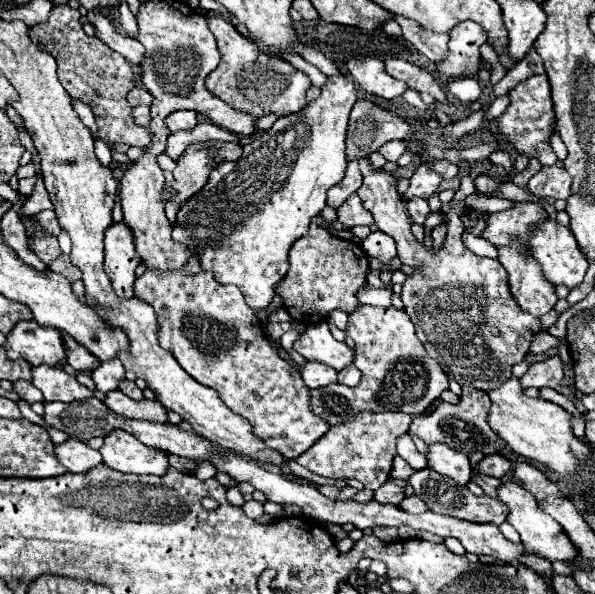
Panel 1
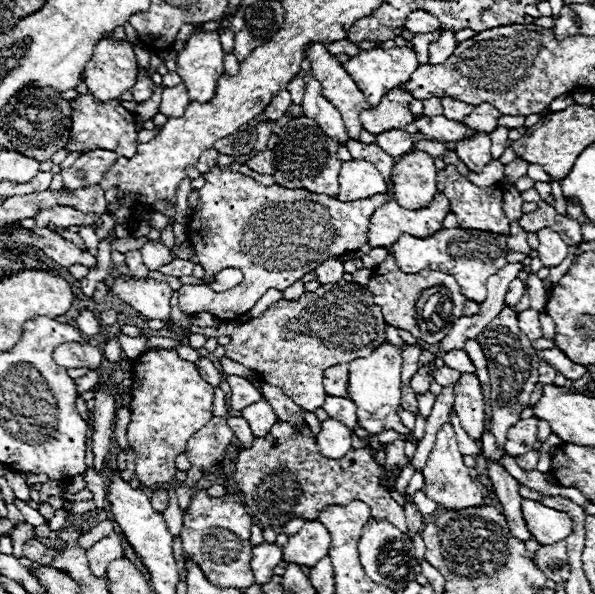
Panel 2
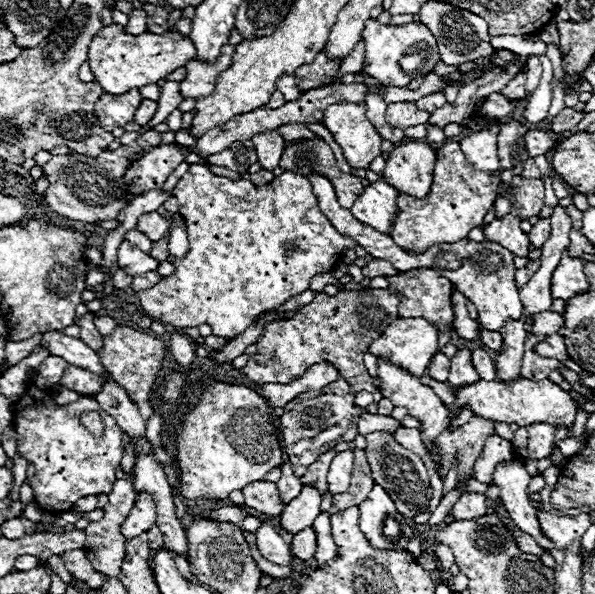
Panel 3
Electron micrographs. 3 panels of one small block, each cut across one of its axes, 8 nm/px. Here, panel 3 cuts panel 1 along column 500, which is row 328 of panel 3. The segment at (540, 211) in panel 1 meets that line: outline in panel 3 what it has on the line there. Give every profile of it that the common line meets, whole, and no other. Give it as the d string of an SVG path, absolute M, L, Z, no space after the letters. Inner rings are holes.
M192 164L178 180L174 196L180 204L180 214L186 222L190 250L184 258L174 258L174 272L160 280L154 288L138 292L142 310L174 328L194 328L208 324L214 336L234 338L242 334L258 314L282 306L288 298L308 290L308 282L316 274L330 272L346 248L354 248L350 236L338 234L330 220L318 208L312 184L306 176L284 172L264 186L254 186L248 174L240 182L214 176L206 166Z

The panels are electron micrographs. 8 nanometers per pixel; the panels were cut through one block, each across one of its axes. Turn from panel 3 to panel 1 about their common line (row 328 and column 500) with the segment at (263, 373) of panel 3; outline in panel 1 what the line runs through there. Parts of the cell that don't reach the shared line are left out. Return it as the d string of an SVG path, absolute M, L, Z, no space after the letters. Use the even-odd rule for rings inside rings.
M368 158L360 160L360 170L364 182L358 196L364 200L366 210L372 212L376 226L394 238L402 264L412 266L412 274L402 284L400 298L428 354L442 366L446 376L456 380L460 386L472 386L486 392L504 384L512 376L512 366L524 360L534 334L542 332L542 328L538 318L524 312L512 298L508 272L500 266L500 262L476 256L462 244L460 216L466 206L466 196L476 190L474 180L470 176L460 178L460 190L456 192L456 202L450 208L444 246L434 250L414 238L406 204L396 192L396 178L386 170L374 172Z

